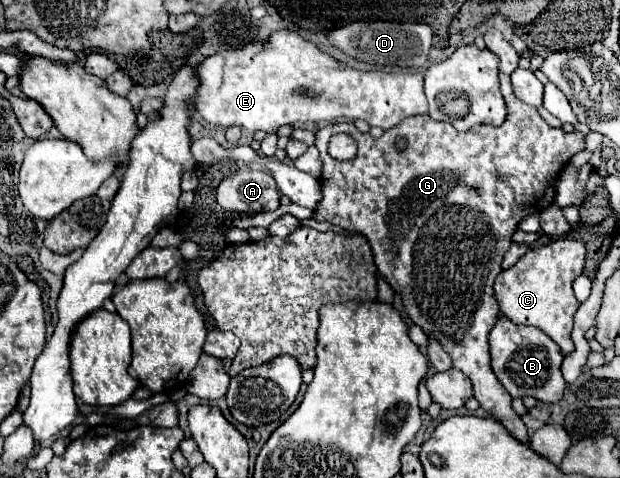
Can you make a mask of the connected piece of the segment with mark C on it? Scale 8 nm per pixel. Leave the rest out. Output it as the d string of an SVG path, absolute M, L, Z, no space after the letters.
M555 240L543 248L527 250L527 254L509 270L503 270L495 278L495 298L499 302L501 316L509 318L513 324L535 326L543 330L567 356L575 350L571 340L573 316L579 302L573 294L573 280L581 276L585 266L585 246L579 240Z

